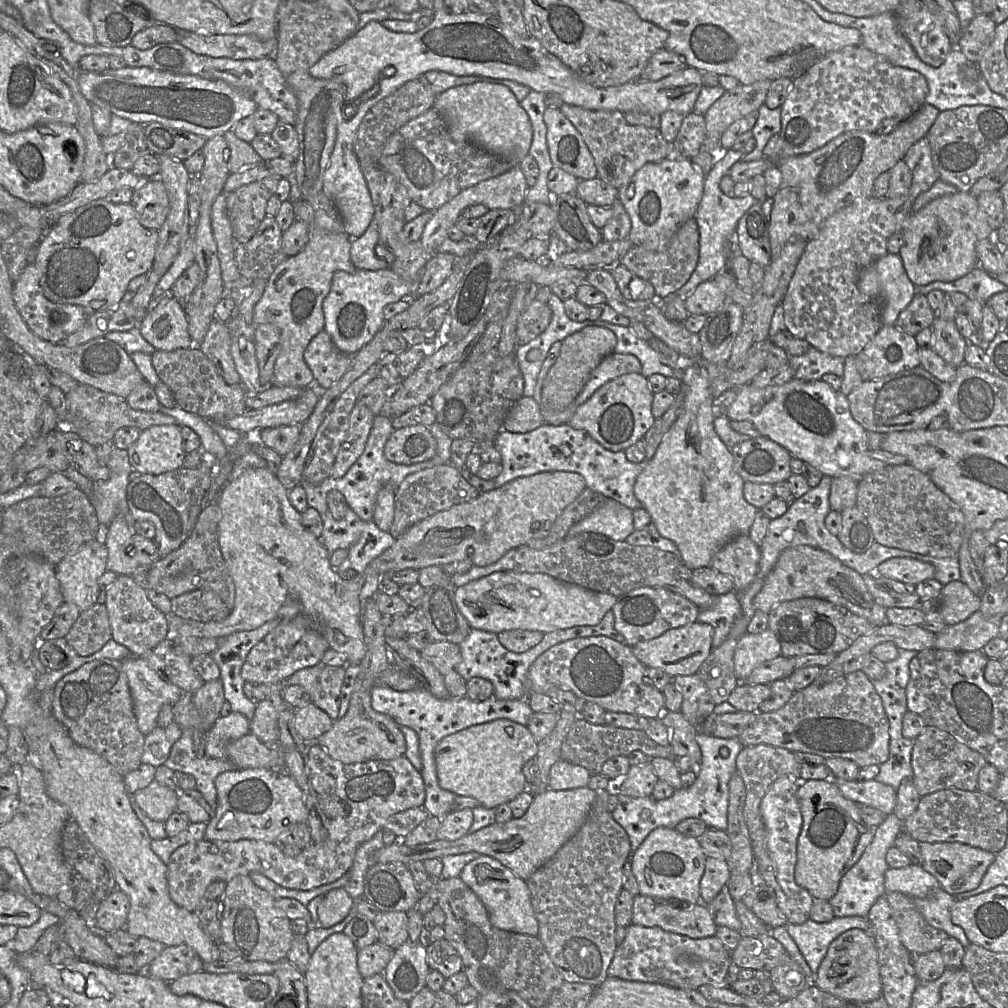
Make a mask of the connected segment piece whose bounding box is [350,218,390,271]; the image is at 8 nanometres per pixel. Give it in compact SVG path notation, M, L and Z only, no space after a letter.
M373 218L362 236L351 238L350 258L356 269L377 271L390 268L390 263L375 254L379 242L379 226Z

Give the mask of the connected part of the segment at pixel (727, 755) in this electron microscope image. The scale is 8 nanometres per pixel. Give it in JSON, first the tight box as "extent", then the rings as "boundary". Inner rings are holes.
{"extent":[606,733,744,853],"boundary":[[[697,733],[702,759],[700,764],[692,762],[692,772],[695,773],[694,783],[688,787],[675,790],[667,799],[655,800],[652,796],[634,798],[621,793],[610,779],[606,791],[617,795],[618,803],[611,812],[613,819],[623,827],[629,836],[631,853],[634,853],[646,837],[656,828],[675,829],[676,825],[687,818],[703,820],[709,828],[726,831],[728,825],[729,781],[736,771],[736,758],[744,747],[738,738],[717,738],[703,733]]]}

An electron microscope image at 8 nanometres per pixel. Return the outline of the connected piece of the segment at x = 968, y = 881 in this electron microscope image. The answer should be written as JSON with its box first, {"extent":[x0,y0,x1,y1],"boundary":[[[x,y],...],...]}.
{"extent":[919,842,996,895],"boundary":[[[936,842],[919,844],[924,870],[932,874],[949,894],[956,895],[977,888],[996,854],[960,842]]]}

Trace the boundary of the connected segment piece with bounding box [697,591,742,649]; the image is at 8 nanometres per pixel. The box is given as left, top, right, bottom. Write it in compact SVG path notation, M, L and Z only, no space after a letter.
M734 591L715 595L712 607L700 609L697 621L707 623L714 628L713 649L718 648L725 641L733 623L741 614L741 605Z

